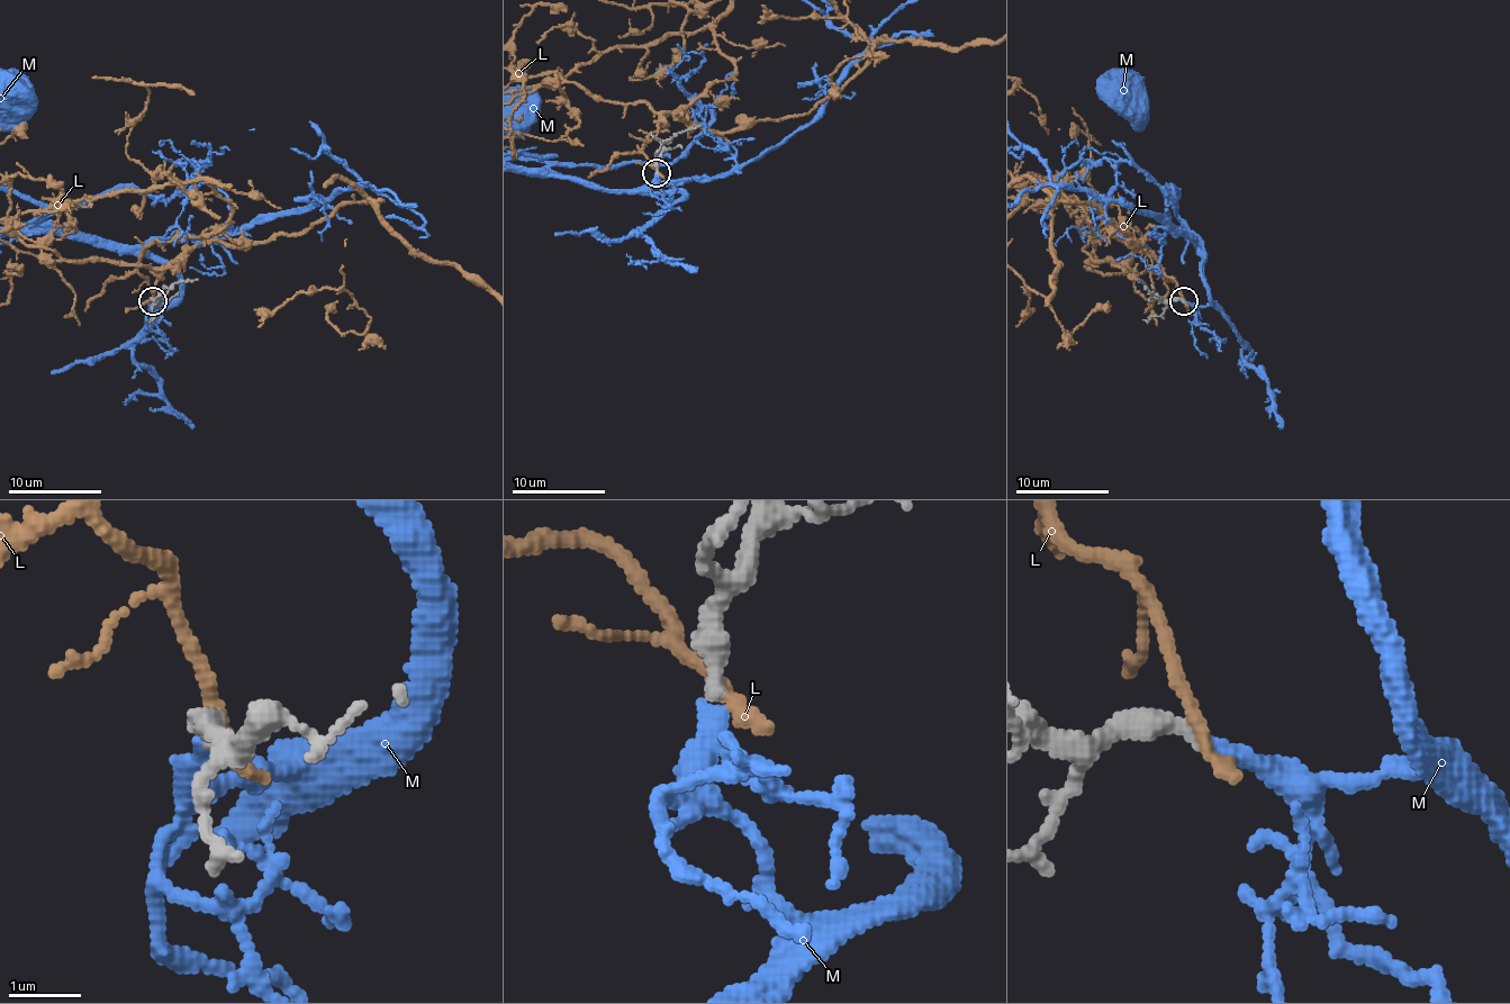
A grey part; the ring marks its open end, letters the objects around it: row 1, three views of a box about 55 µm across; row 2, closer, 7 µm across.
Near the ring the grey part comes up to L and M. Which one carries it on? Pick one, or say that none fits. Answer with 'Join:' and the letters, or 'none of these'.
Join: M

